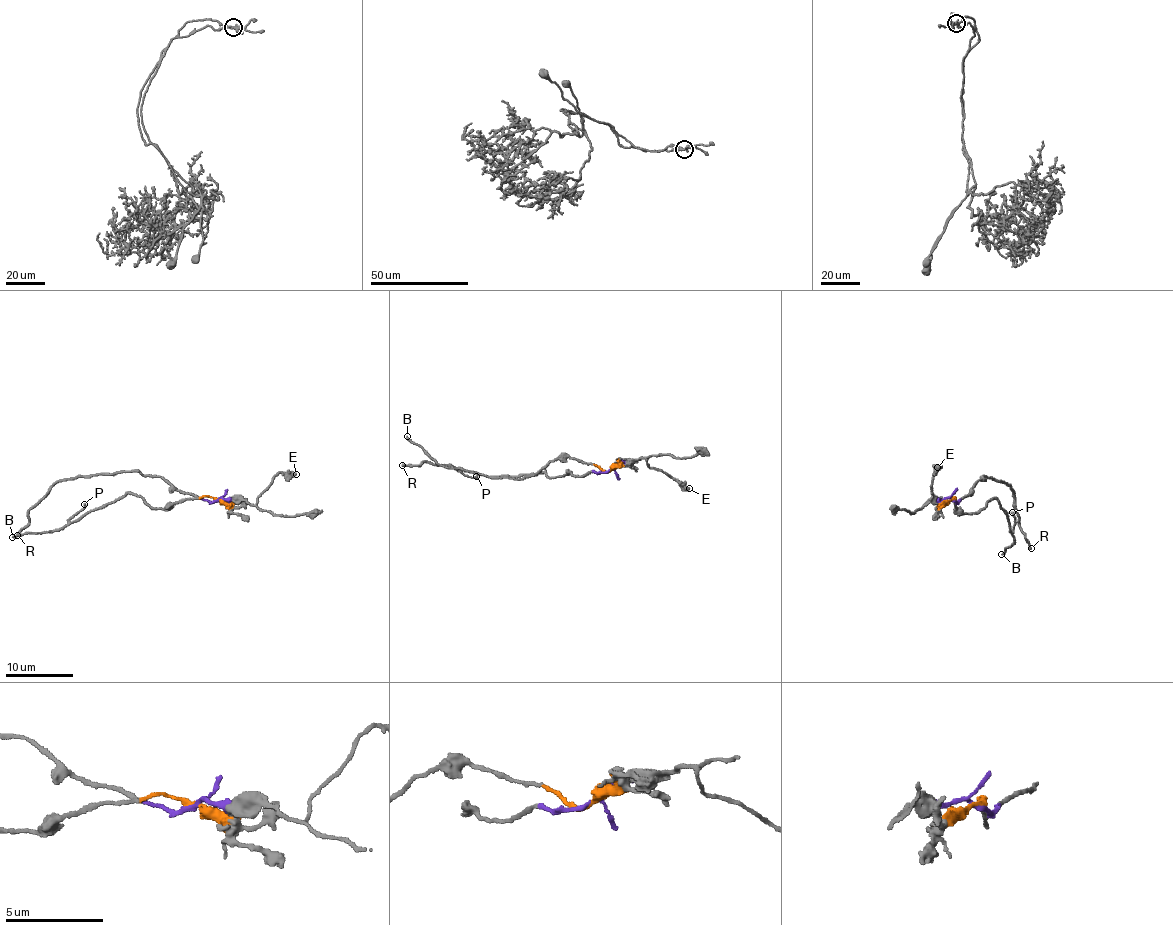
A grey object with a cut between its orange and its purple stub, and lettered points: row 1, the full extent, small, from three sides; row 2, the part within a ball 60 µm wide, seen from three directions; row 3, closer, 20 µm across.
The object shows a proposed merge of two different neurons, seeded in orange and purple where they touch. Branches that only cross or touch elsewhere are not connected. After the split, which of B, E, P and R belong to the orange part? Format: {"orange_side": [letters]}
{"orange_side": ["B", "P"]}

